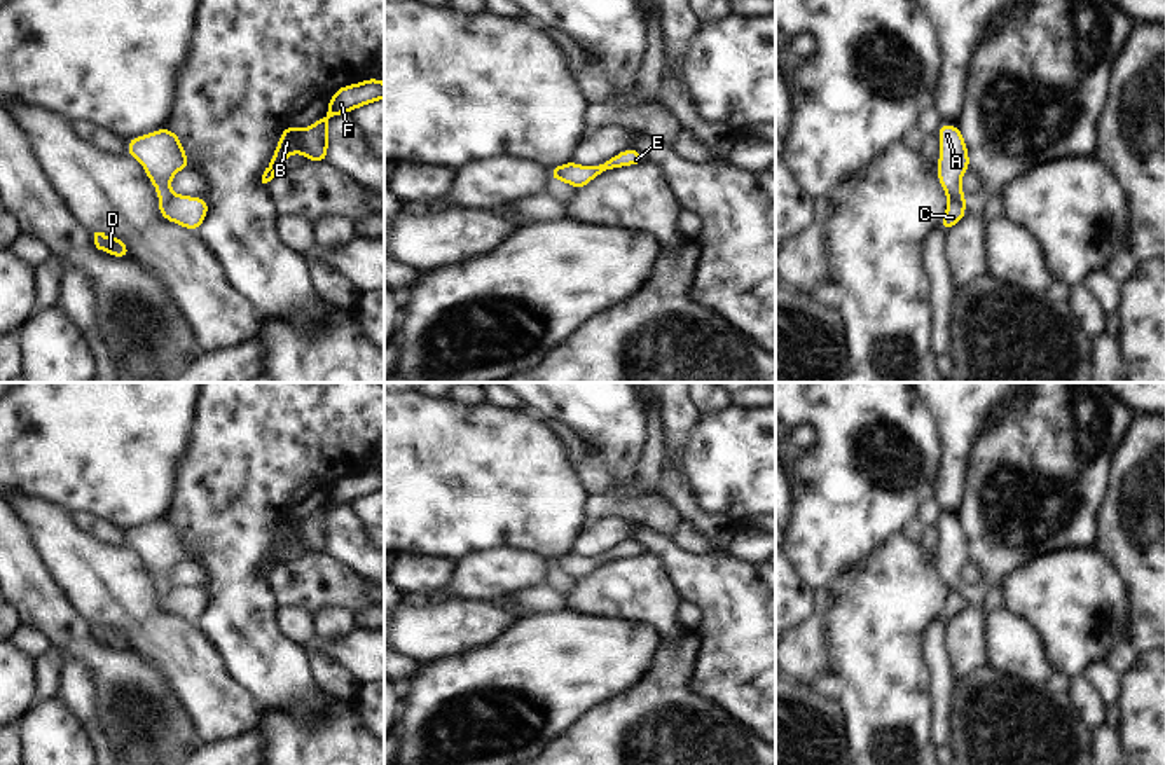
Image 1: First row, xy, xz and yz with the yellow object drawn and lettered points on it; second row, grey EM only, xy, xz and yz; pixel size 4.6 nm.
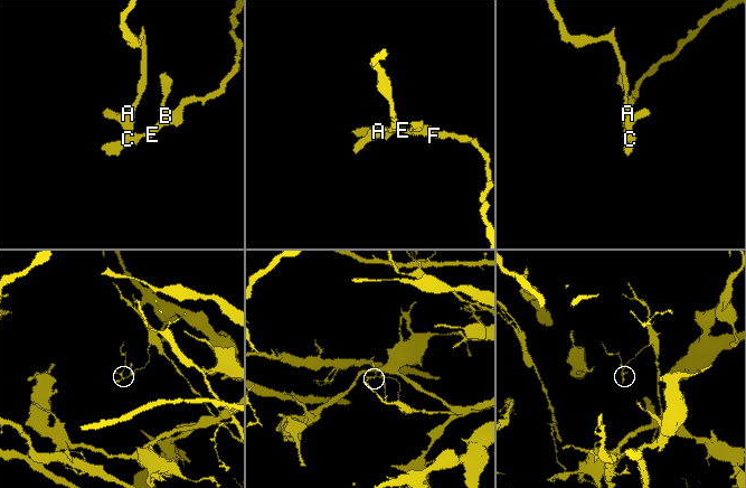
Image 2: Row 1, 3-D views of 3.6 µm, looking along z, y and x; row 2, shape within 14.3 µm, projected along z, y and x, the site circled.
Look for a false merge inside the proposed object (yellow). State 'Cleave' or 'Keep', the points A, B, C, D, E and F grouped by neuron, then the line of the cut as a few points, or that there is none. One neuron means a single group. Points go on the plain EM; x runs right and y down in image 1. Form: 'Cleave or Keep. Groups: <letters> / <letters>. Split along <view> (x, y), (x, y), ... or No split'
Cleave. Groups: A / B C D E F. Split along yz (949, 591), (963, 594).

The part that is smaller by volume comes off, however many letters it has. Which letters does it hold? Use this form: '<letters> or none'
A

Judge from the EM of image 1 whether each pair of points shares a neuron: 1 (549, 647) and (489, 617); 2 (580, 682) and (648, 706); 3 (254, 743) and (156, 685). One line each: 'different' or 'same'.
1: different
2: different
3: different

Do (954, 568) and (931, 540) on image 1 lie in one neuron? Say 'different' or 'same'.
different

